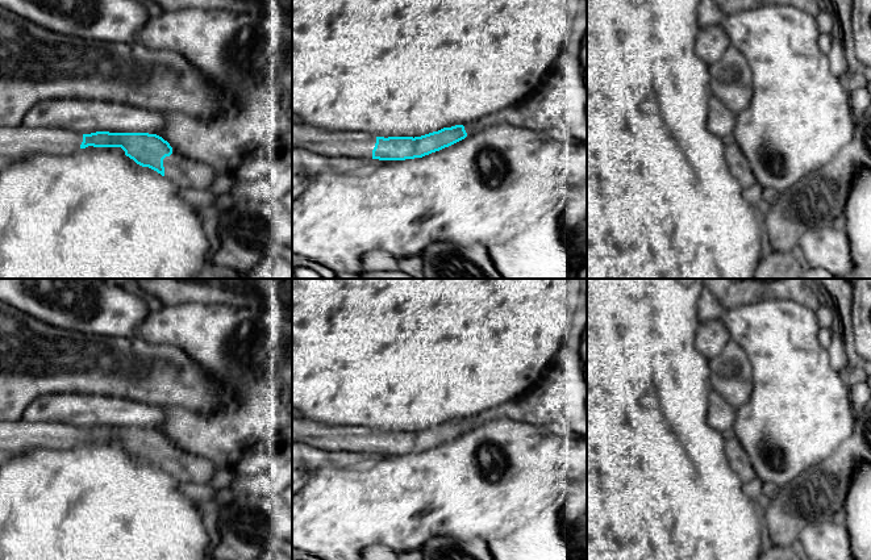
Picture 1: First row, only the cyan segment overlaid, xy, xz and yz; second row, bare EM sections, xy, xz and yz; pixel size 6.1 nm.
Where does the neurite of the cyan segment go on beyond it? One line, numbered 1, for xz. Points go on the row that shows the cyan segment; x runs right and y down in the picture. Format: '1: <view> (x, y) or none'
1: xz (330, 143)

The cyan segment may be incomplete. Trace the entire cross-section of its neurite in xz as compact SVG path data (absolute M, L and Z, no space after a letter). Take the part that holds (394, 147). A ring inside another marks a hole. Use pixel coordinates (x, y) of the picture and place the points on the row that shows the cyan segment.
M471 122L443 128L421 137L375 137L354 131L326 131L304 124L292 124L292 147L300 147L325 156L405 160L422 158L449 147L484 125Z

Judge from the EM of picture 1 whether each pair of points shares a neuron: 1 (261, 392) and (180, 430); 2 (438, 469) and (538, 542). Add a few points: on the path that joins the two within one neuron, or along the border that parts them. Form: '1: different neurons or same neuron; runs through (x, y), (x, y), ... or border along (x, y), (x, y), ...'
1: same neuron; runs through (241, 412), (223, 430), (200, 430)
2: different neurons; border along (544, 509), (534, 518), (508, 534), (490, 539)

